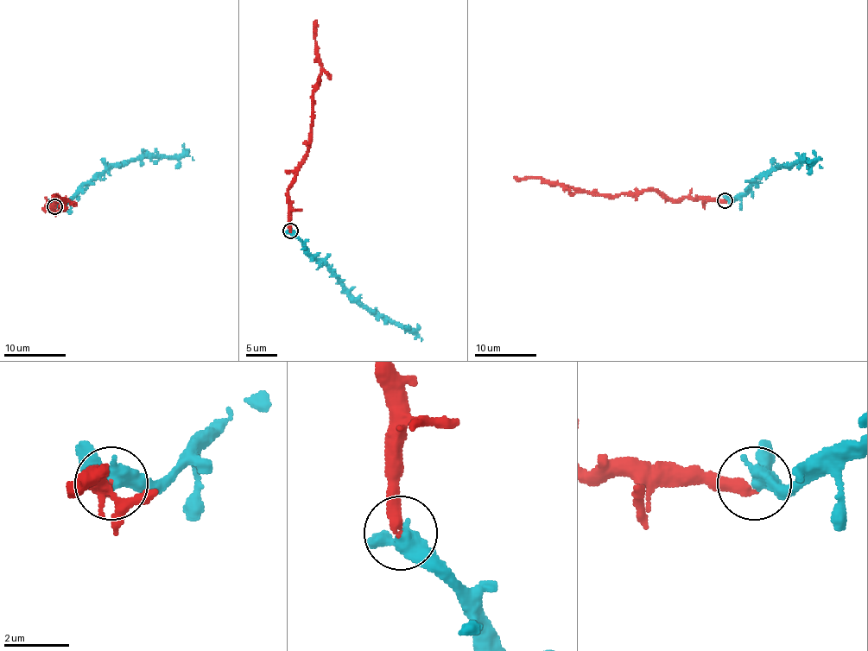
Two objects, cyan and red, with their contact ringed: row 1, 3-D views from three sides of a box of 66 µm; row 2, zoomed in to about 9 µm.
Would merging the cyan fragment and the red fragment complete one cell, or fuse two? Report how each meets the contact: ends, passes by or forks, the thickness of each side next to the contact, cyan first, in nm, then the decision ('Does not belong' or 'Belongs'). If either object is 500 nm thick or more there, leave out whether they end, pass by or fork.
At the ring cyan passes by. At the ring red ends. Thickness 460 nm (cyan) against 340 nm. Belongs

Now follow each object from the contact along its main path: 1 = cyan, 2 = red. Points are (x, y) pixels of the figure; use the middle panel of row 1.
1: (291, 230), (302, 245), (327, 268), (352, 294), (377, 312), (408, 327), (421, 341)
2: (291, 230), (288, 186), (307, 150), (313, 85), (320, 74), (320, 59), (315, 40), (317, 20)

